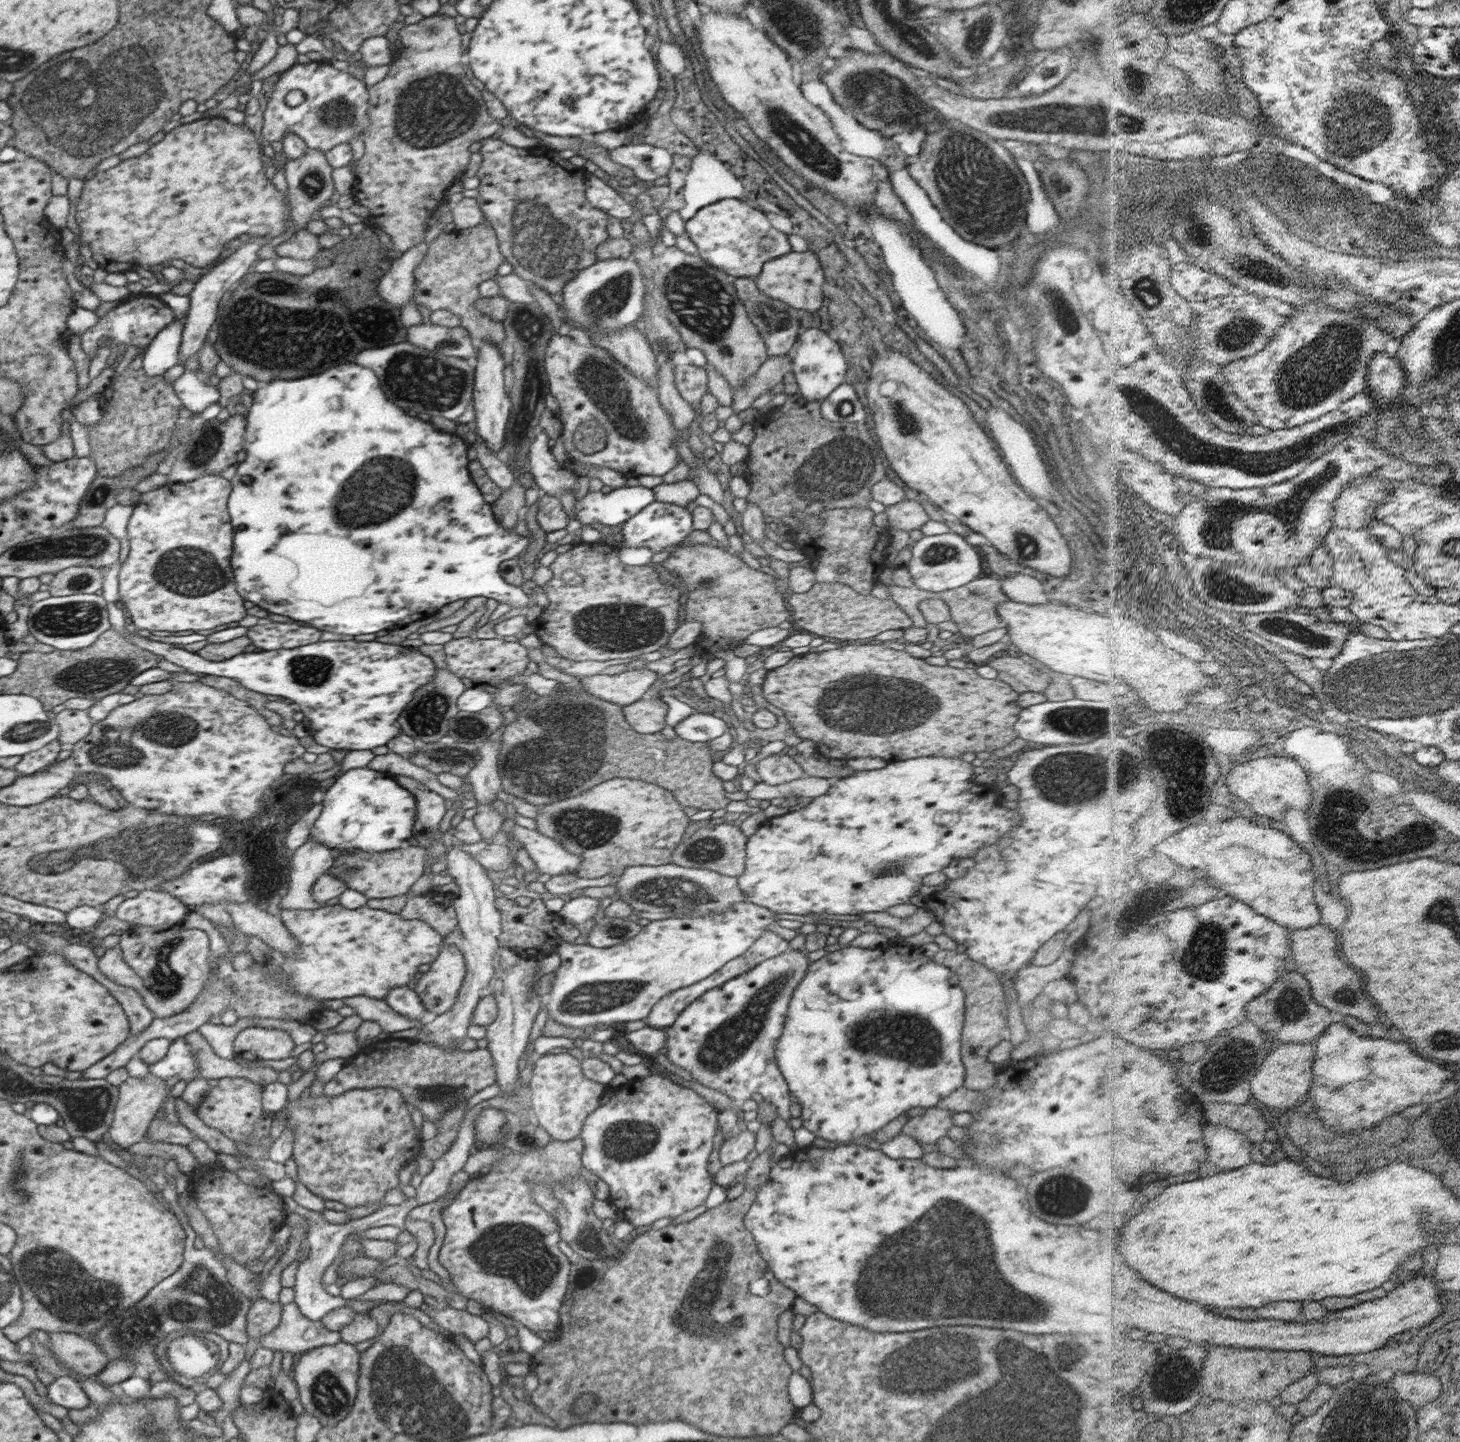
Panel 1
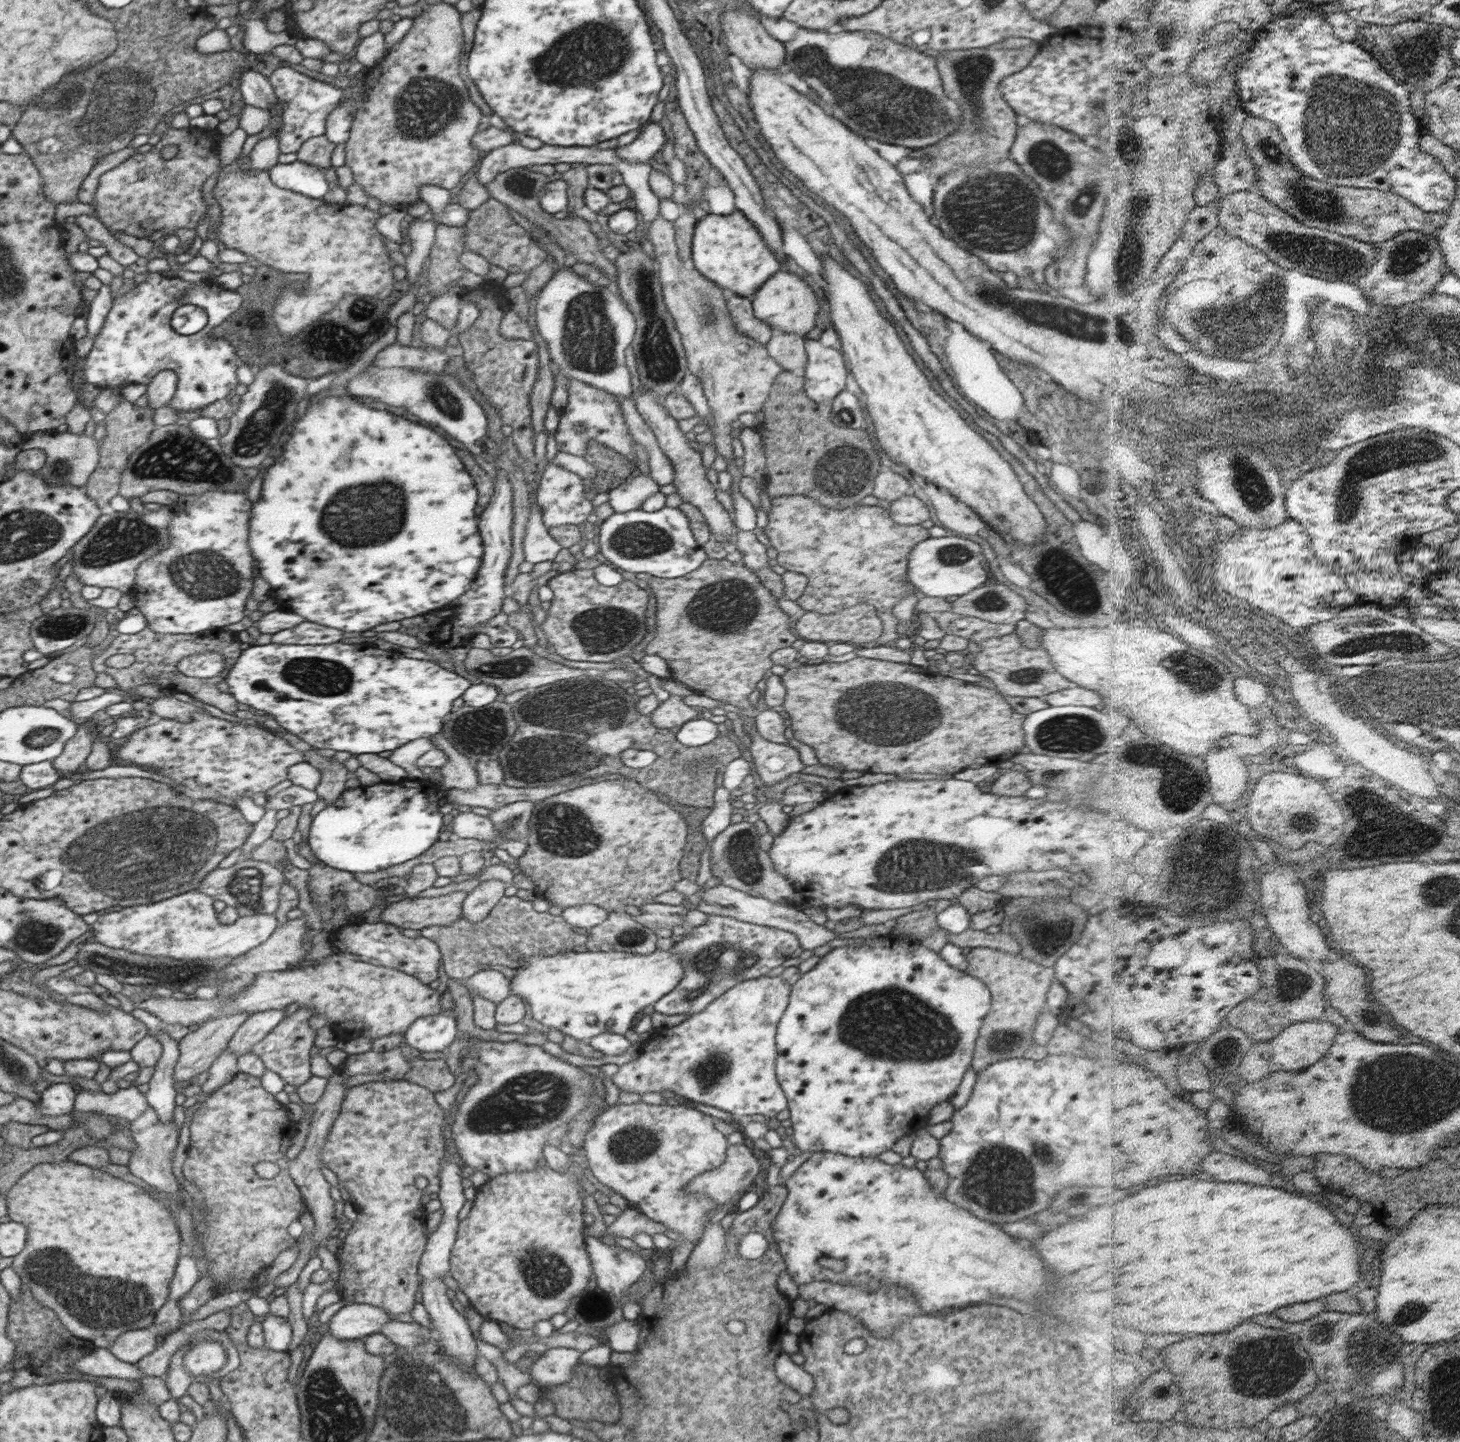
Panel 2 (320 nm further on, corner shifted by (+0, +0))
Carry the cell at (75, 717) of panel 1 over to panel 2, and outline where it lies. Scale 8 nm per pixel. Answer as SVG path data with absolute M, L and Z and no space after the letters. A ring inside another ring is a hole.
M76 721L76 723L76 734L66 742L62 754L53 761L54 769L62 778L73 777L77 772L81 772L97 735L98 730L91 721Z

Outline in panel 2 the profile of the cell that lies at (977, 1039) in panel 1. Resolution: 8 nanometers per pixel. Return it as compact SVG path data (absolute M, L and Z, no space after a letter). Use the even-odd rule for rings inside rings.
M972 948L966 956L969 964L966 973L984 982L991 992L991 1010L985 1016L979 1035L988 1038L992 1026L994 1032L1012 1034L1014 1028L1020 1034L1030 1032L1042 1010L1046 1009L1046 992L1054 982L1054 968L1044 968L1021 954L1007 953L1004 949Z

